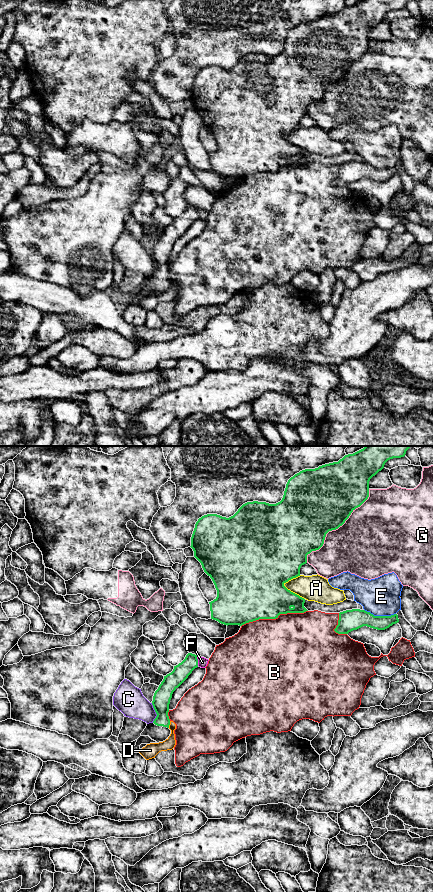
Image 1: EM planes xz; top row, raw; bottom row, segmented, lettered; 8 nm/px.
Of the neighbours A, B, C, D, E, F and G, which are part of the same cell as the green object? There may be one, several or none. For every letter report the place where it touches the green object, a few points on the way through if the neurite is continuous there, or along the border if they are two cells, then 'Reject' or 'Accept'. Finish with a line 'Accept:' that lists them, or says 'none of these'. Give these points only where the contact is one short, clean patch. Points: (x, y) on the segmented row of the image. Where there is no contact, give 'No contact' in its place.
A: Touches green at xz (292, 592). Reject
B: Touches green at xz (274, 618). Reject
C: Touches green at xz (156, 713). Boundary: xz (151, 703), (156, 714), (153, 722). Reject
D: Touches green at xz (169, 724). Boundary: xz (170, 721), (168, 727). Reject
E: Touches green at xz (380, 616). Reject
F: Touches green at xz (197, 661). Boundary: xz (196, 656), (198, 665). Reject
G: Touches green at xz (335, 529). Reject
Accept: none of these

